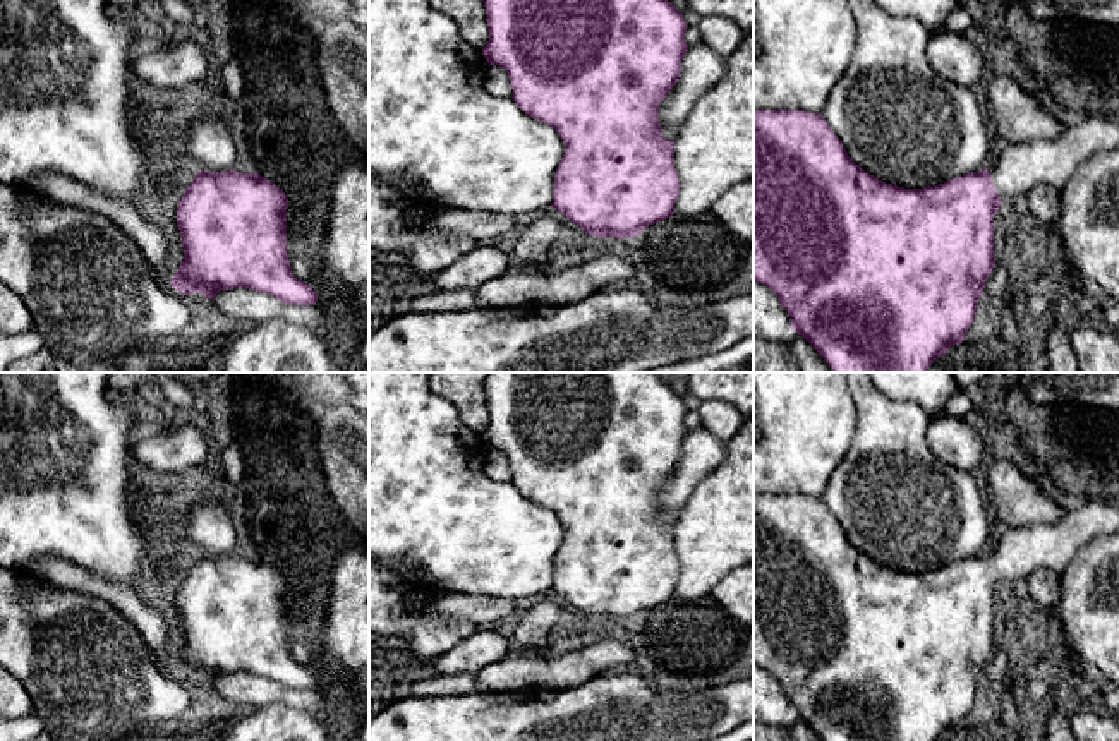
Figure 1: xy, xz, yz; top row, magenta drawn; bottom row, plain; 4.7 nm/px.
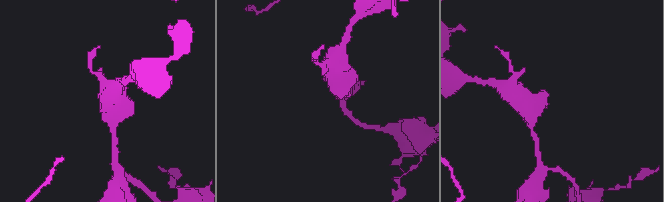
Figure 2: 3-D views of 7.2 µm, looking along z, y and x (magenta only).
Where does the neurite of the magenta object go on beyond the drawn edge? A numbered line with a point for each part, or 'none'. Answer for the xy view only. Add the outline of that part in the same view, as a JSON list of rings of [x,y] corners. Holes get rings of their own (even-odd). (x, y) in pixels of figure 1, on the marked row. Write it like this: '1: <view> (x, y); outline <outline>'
none

